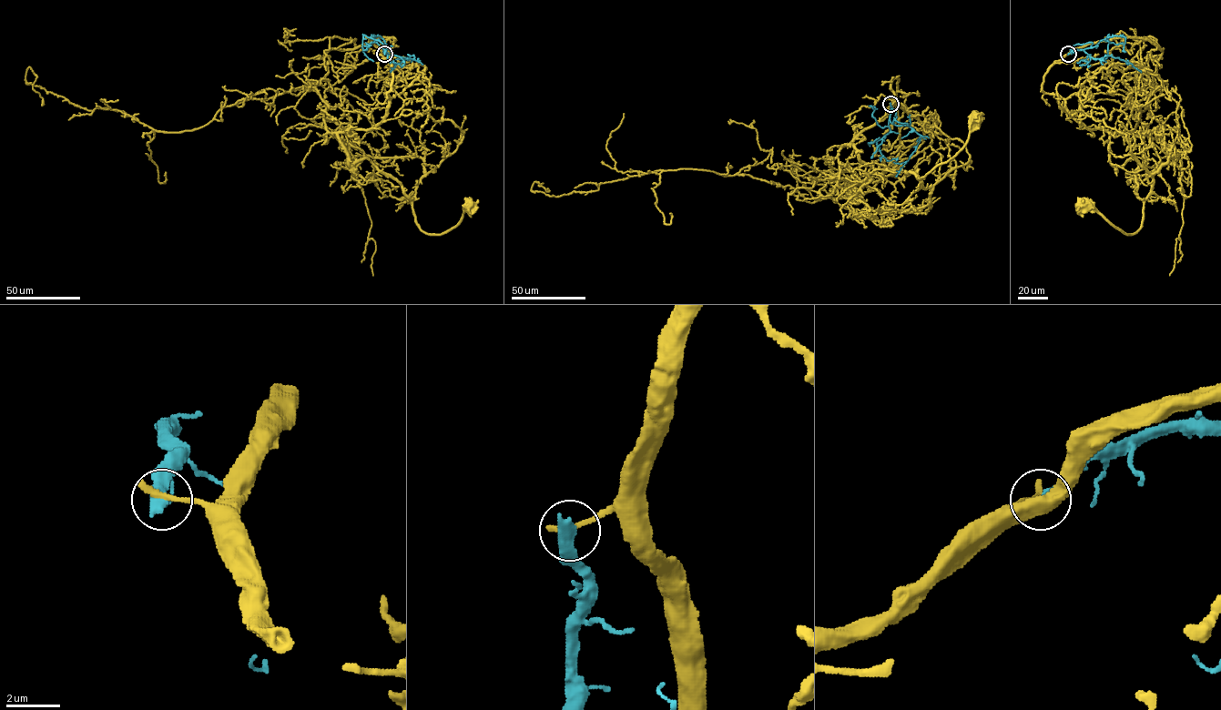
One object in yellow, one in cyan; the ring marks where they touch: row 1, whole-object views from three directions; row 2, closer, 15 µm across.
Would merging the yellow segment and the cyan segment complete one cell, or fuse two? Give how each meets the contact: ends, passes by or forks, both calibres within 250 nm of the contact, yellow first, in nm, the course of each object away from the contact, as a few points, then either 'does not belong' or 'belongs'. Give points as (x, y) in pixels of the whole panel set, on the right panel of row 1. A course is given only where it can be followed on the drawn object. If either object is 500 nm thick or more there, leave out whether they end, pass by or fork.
280 nm thick on the yellow side, 550 nm on the other; yellow runs (1068, 54), (1042, 89), (1086, 128), (1110, 132), (1113, 165), (1137, 162), (1142, 226), (1124, 234), (1083, 205); cyan runs (1068, 54), (1083, 49), (1093, 58), (1111, 55), (1131, 63), (1141, 72); does not belong

